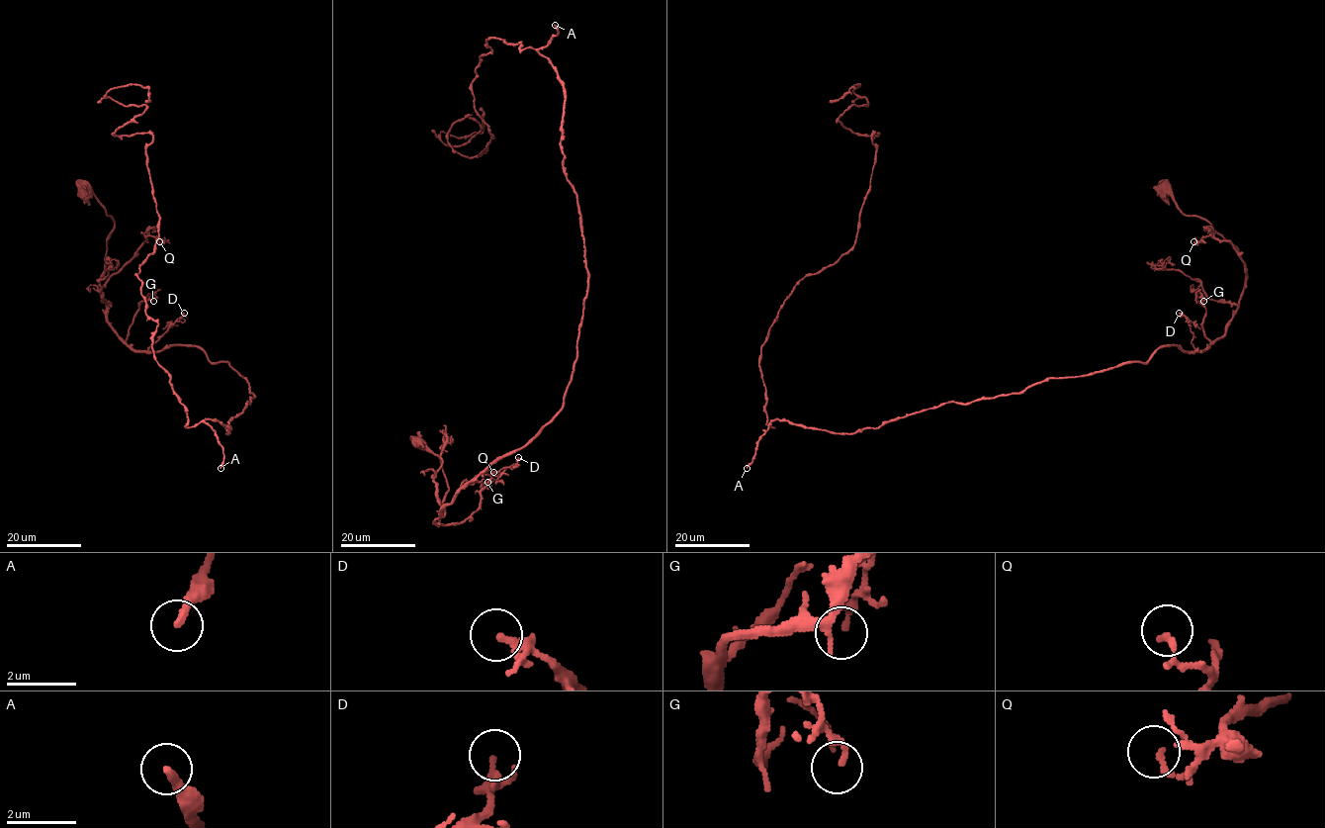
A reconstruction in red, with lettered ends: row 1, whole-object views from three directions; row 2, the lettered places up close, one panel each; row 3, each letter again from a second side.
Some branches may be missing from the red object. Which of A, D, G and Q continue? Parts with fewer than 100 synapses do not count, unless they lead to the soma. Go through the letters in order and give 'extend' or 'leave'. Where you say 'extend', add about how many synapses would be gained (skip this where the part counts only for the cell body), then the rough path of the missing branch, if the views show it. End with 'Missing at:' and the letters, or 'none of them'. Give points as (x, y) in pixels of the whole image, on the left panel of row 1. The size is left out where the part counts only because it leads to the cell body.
A: extend; 170 synapses; course (220, 468), (200, 478), (166, 473), (122, 444), (63, 431), (5, 460)
D: leave
G: leave
Q: leave
Missing at: A

